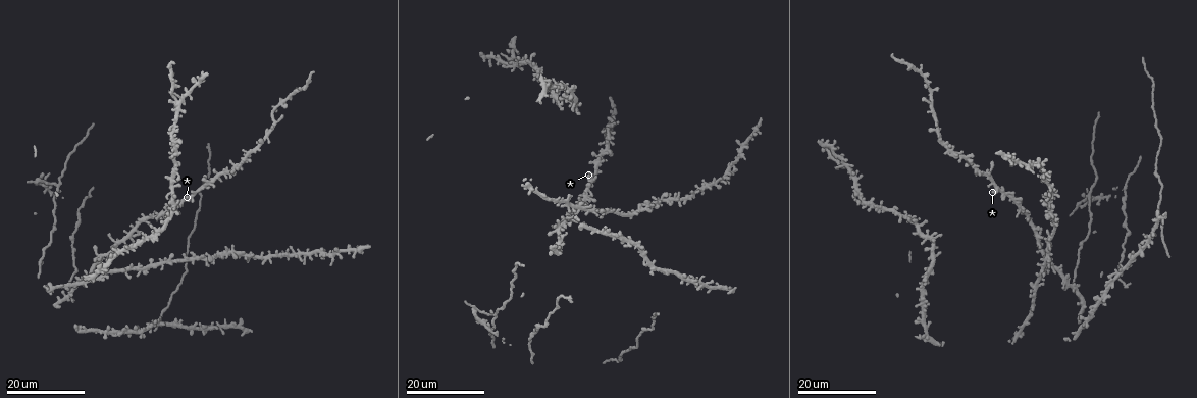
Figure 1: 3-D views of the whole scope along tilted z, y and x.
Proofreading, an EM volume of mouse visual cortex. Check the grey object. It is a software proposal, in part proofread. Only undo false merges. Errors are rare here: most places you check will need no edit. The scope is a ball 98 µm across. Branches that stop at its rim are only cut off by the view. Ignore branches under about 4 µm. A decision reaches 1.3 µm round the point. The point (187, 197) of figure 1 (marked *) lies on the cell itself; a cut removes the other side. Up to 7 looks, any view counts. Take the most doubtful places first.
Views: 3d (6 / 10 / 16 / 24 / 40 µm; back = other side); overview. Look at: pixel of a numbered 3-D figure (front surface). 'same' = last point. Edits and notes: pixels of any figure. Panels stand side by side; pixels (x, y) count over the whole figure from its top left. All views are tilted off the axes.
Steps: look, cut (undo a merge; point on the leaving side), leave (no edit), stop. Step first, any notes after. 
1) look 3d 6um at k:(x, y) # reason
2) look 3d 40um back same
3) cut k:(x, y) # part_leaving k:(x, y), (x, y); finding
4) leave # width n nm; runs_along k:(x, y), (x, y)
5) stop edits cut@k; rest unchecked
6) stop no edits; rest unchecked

look 3d 24um at 1:(1090, 194) # a fork

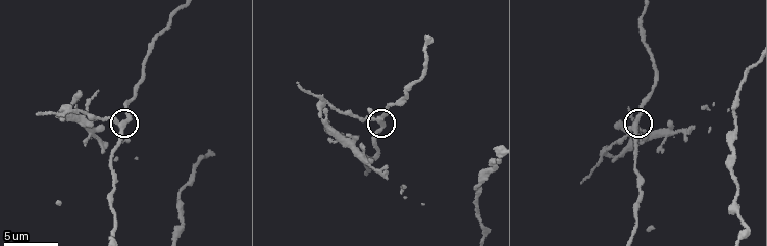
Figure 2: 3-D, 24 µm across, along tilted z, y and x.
look 3d 10um at 2:(120, 122)

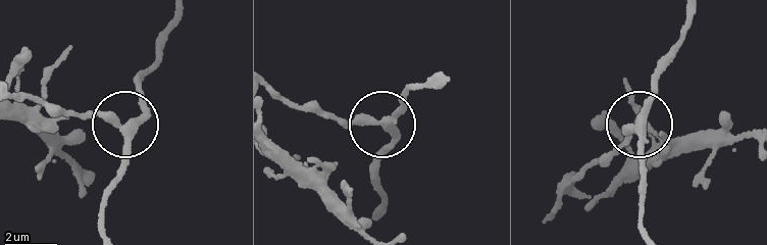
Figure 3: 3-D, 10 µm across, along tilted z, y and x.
leave # arms 3; runs_along 3:(644, 232), (640, 125), (609, 158); continuous, no second cell

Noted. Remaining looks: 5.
look 3d 16um at 1:(848, 169) # four arms meet

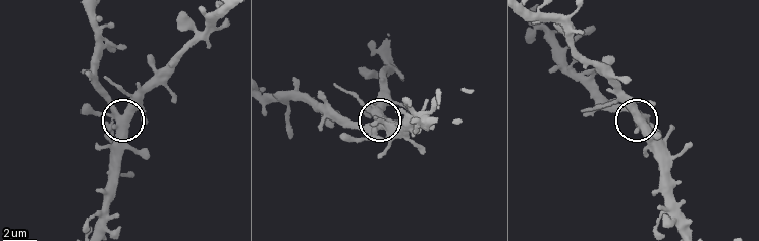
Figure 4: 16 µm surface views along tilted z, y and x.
look 3d 6um at 4:(121, 115)

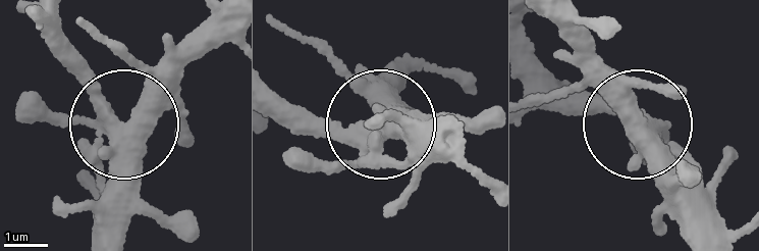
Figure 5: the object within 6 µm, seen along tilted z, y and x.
leave # side_arm 12 um; continuous, no second cell

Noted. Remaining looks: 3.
look 3d 24um at 1:(71, 290)

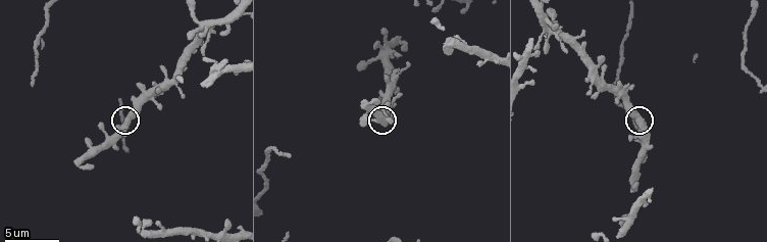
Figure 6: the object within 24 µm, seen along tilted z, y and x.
look 3d 10um at 6:(122, 126)

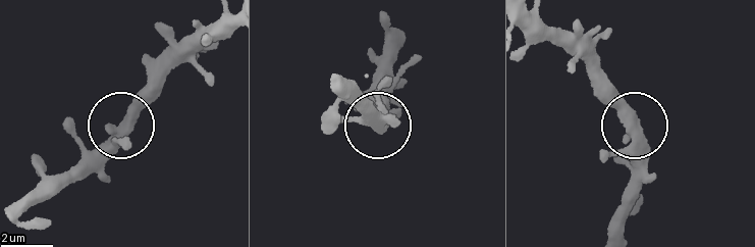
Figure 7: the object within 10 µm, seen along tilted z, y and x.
leave # one cell here

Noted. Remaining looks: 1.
stop no edits; rest unchecked

